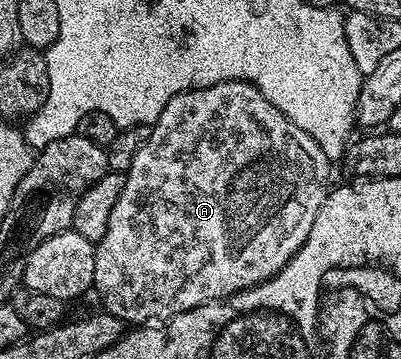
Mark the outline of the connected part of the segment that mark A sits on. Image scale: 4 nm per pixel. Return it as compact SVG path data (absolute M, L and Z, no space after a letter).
M220 81L175 95L167 107L163 107L159 119L150 128L148 139L143 147L139 147L139 155L131 159L131 167L125 174L123 195L119 195L111 210L111 219L107 219L107 235L103 235L103 239L95 245L97 254L93 283L96 292L101 292L104 312L115 315L133 327L141 327L146 323L164 323L170 317L195 307L203 307L212 301L223 301L274 277L293 258L295 251L303 247L307 231L311 231L311 223L315 223L315 215L319 215L319 207L323 207L323 199L331 188L329 169L331 163L323 155L319 143L315 143L307 131L299 131L299 127L295 127L295 123L291 123L291 119L287 119L279 107L271 104L256 85L250 85L247 81Z

